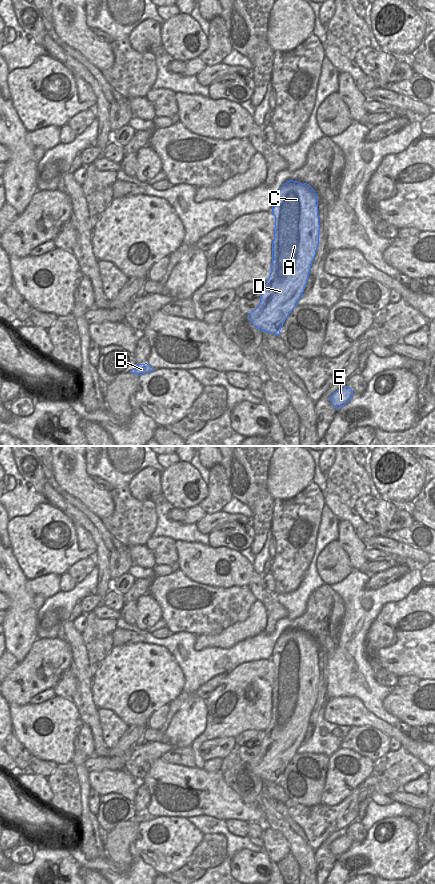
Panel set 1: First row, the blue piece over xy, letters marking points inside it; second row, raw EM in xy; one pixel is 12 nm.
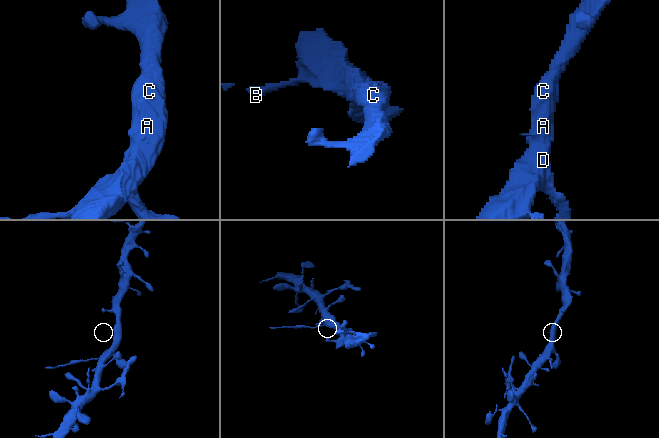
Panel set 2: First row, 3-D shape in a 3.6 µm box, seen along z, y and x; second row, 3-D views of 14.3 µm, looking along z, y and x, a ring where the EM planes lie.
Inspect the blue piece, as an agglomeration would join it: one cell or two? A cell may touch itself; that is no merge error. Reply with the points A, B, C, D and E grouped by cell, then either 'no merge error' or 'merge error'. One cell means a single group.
groups A B C D E; no merge error

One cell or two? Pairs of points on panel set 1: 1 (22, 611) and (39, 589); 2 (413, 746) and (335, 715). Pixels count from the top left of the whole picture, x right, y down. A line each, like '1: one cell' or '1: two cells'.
1: two cells
2: one cell

